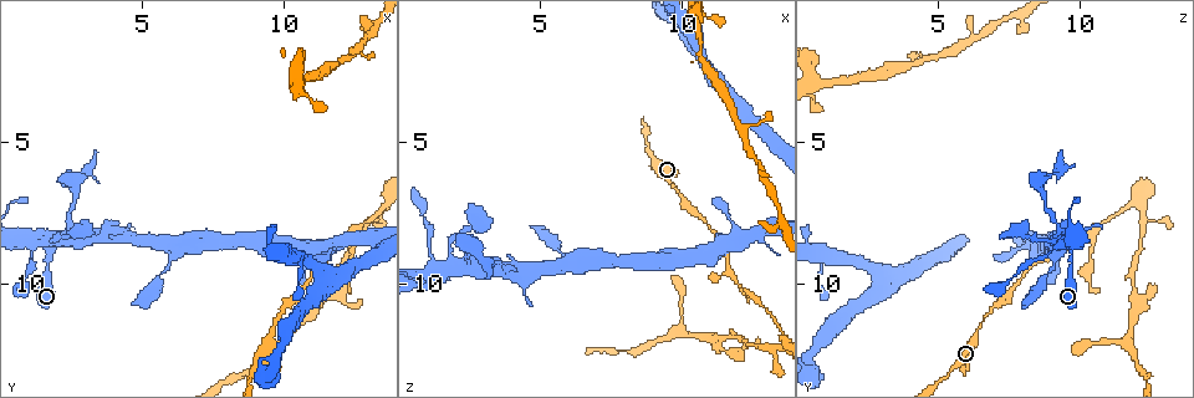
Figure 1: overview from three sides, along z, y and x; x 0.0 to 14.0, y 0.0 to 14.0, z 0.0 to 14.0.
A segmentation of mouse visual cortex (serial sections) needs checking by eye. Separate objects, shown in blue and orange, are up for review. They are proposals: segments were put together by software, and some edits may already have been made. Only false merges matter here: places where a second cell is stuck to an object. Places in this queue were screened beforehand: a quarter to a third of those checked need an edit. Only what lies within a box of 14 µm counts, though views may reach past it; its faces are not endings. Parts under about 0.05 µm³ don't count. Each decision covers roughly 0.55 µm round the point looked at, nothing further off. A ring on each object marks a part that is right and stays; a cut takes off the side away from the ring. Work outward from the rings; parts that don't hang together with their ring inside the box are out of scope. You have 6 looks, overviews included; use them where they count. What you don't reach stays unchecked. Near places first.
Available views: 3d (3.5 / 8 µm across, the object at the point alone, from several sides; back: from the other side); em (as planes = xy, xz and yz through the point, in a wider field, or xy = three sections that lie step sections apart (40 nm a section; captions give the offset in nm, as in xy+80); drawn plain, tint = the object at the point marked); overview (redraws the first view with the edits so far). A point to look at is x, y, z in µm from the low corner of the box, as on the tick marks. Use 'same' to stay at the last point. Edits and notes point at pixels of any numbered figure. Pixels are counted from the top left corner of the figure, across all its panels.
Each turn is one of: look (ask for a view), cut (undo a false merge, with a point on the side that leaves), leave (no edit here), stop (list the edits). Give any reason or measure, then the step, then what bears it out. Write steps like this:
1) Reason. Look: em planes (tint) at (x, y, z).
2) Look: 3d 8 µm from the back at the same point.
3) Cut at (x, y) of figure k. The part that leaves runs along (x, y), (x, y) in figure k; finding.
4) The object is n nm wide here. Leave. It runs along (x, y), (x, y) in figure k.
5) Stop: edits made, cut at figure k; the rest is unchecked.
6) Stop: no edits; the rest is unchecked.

Looks like a crossing. Look: 3d 3.5 µm at (1.8, 8.6, 9.7).

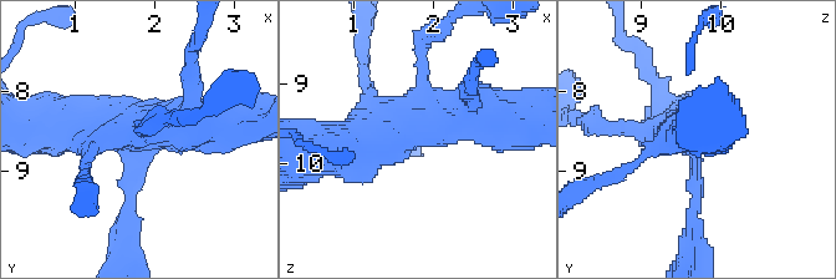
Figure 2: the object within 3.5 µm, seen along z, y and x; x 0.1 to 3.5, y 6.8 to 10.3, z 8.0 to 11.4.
Now the EM. Look: em xy step 5 (plain) at (1.75, 8.60, 9.65).

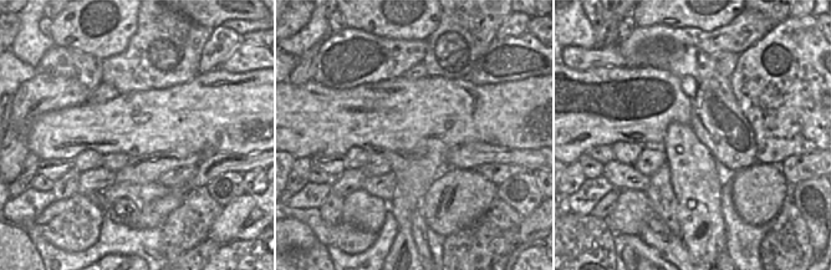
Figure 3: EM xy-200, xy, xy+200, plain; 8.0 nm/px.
With the object marked. Look: em xy step 5 (tint) at the same point.

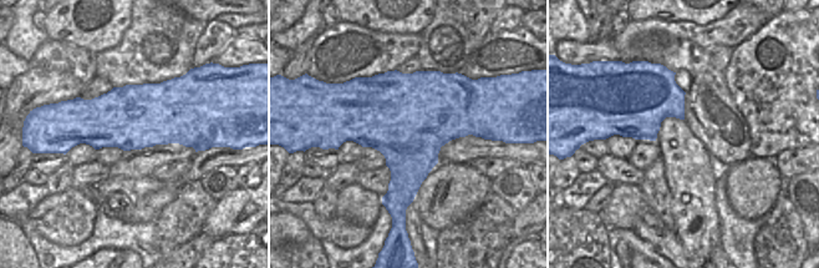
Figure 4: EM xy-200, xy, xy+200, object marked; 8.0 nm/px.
Leave. It runs along (123, 221), (134, 141), (212, 125) in figure 2; all the same cell.

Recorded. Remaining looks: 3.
Abrupt turn. Look: 3d 3.5 µm at (2.7, 6.3, 8.6).

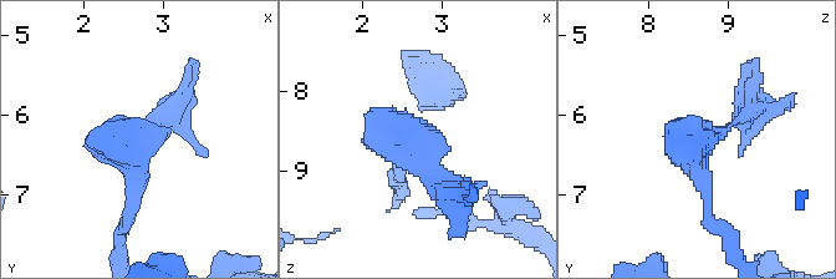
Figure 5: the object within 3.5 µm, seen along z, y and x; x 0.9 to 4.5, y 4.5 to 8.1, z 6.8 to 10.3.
Now the EM. Look: em xy step 1 (tint) at (2.70, 6.35, 8.55).

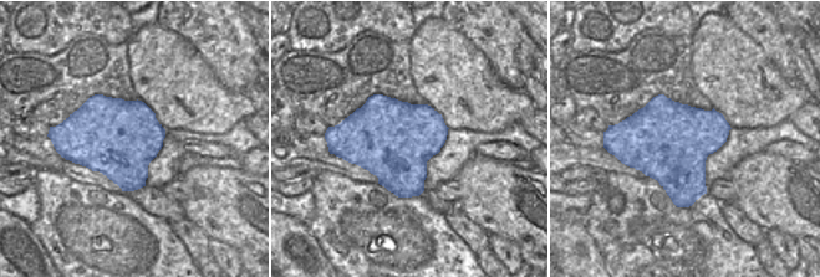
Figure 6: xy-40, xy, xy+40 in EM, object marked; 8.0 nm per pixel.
Another direction. Look: em xy step 3 (tint) at the same point.

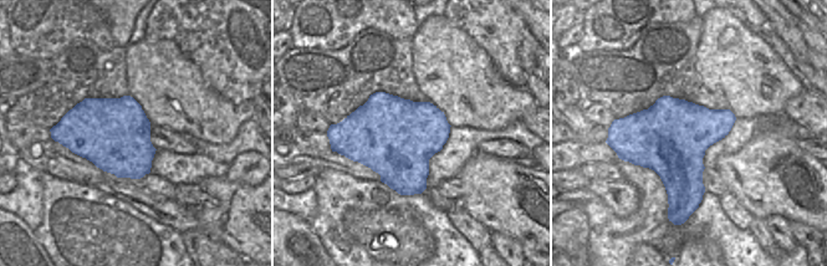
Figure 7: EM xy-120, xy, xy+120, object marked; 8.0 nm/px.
The object is 650 nm wide here. Cut at (444, 201) of figure 5. The part that leaves runs along (434, 172), (442, 186), (468, 201) in figure 5; two cells meet here.

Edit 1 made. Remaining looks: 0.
Stop: edits made, cut at figure 5; the rest is unchecked.

